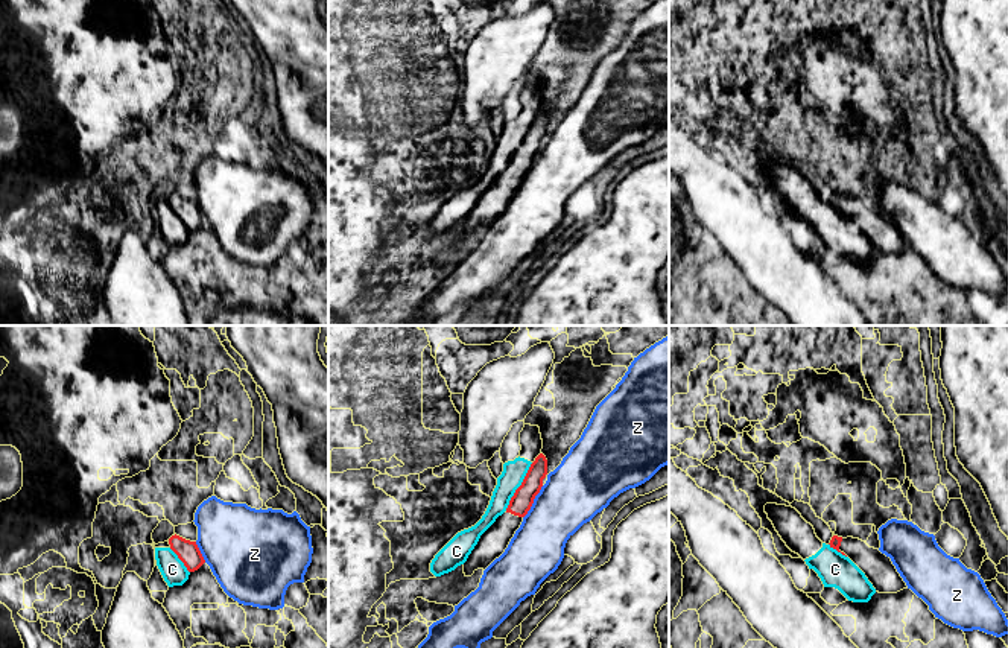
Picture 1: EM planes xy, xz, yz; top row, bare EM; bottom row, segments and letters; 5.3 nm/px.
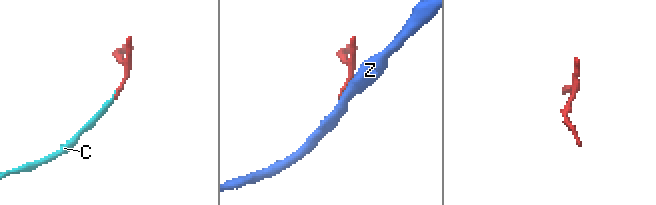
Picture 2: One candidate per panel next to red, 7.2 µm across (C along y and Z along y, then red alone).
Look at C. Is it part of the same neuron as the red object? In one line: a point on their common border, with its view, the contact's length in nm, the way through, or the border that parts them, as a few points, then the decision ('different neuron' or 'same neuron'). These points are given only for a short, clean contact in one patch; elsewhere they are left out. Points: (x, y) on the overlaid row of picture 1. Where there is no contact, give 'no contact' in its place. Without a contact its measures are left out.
meets red in xz at (519, 487); contact 300 nm long; border along xz (532, 463), (505, 510); different neuron

